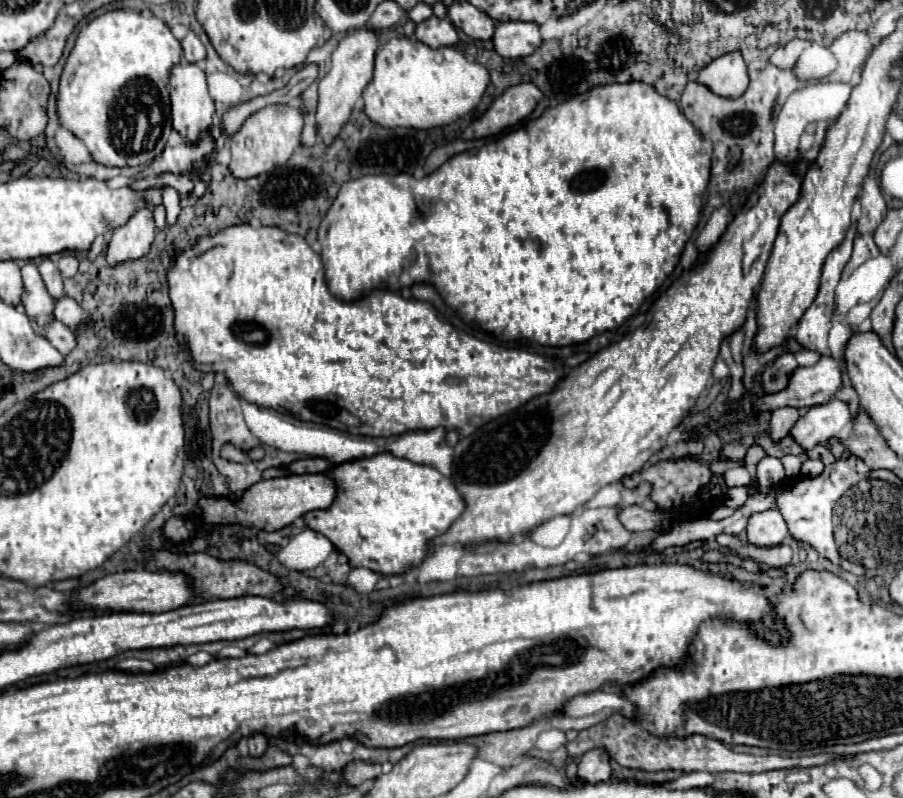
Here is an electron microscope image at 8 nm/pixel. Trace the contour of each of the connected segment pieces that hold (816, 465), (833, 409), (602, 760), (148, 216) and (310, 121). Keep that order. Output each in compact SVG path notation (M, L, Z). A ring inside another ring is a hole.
M806 460L802 464L802 476L818 476L824 470L824 464L820 460Z
M832 398L828 404L812 406L790 430L790 438L802 448L812 450L816 444L824 444L828 438L846 438L852 428L854 408L848 402Z
M592 748L588 750L580 760L578 760L578 778L582 782L606 782L610 780L612 768L610 768L610 756L602 748Z
M150 208L138 210L128 220L128 224L124 224L112 234L112 240L108 244L108 264L116 266L120 262L138 260L146 256L150 252L154 236L156 228L154 228L152 210Z
M308 114L306 116L306 126L304 126L304 132L302 132L302 146L314 146L316 140L318 140L316 124L314 124L314 118Z

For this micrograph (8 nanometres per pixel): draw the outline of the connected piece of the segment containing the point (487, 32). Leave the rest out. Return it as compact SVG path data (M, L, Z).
M454 2L448 8L448 18L460 30L464 30L470 38L490 40L494 36L498 20L490 18L486 12L478 10L470 2Z

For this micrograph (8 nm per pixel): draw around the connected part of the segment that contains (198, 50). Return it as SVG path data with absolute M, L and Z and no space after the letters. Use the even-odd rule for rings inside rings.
M190 32L182 40L182 48L184 48L184 60L186 62L196 64L196 62L200 62L200 60L206 58L206 48L204 48L204 44L200 42L200 38L194 32Z

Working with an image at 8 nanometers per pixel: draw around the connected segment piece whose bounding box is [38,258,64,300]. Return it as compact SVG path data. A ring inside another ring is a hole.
M44 260L40 266L38 266L40 274L42 274L42 280L50 292L50 296L54 300L62 298L64 296L64 284L62 284L62 274L58 272L58 266L52 262L52 260Z

